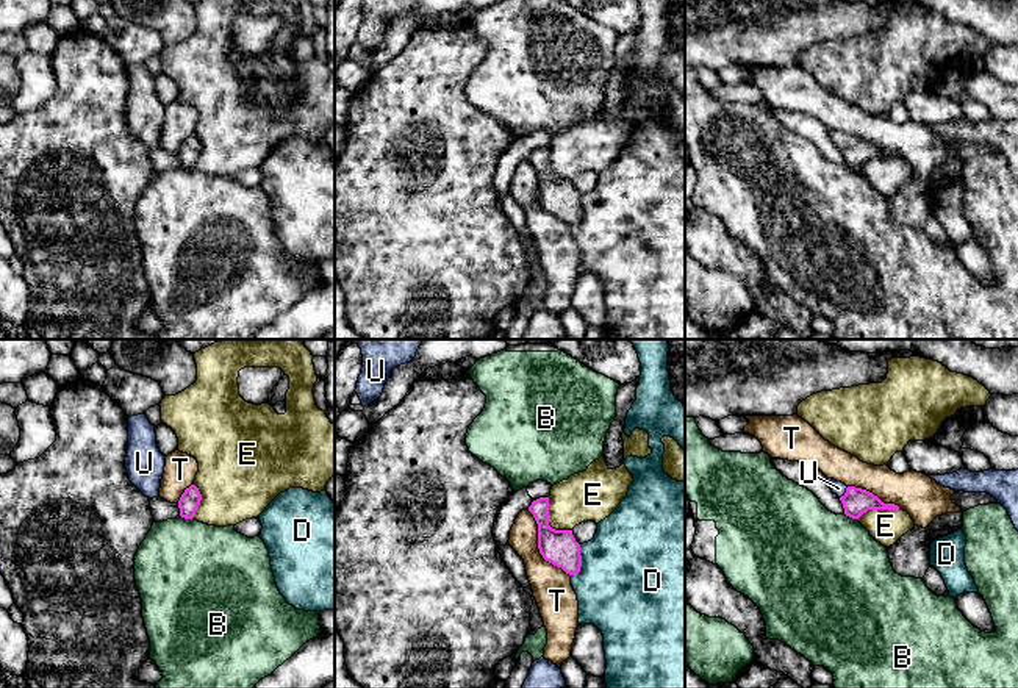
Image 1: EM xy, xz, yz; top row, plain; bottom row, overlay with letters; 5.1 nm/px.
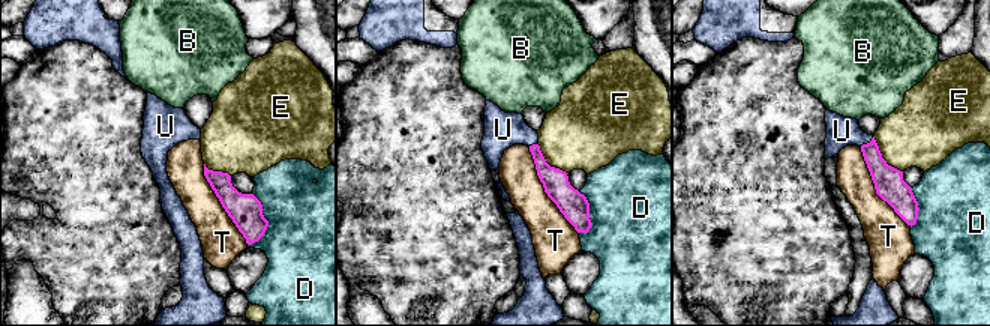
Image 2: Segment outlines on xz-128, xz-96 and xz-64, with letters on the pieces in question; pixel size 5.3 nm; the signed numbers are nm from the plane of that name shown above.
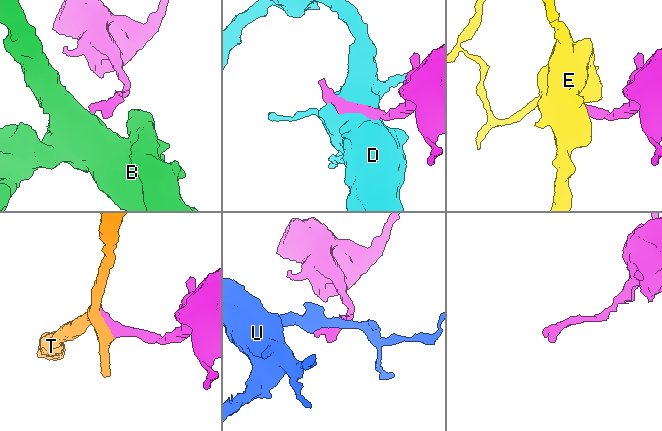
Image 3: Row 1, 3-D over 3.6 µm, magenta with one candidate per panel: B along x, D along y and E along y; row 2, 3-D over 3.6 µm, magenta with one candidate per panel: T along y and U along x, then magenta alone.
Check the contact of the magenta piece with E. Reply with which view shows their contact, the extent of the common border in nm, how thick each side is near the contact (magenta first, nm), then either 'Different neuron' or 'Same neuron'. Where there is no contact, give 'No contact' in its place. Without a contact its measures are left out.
Touches magenta in xz. Shared border 220 nm. Thickness 180 nm (magenta) against 260 nm. Different neuron

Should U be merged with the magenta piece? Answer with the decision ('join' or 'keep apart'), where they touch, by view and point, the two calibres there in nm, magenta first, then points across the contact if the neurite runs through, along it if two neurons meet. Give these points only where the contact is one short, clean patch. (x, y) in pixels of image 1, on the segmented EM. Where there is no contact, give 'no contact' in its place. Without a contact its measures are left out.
join; meets magenta in yz at (845, 493); 140 nm thick on the magenta side, 70 nm on the other; runs through yz (856, 501), (845, 493), (838, 488)

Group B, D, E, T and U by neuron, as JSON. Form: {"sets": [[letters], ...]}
{"sets": [["B"], ["D"], ["E"], ["T"], ["U"]]}

